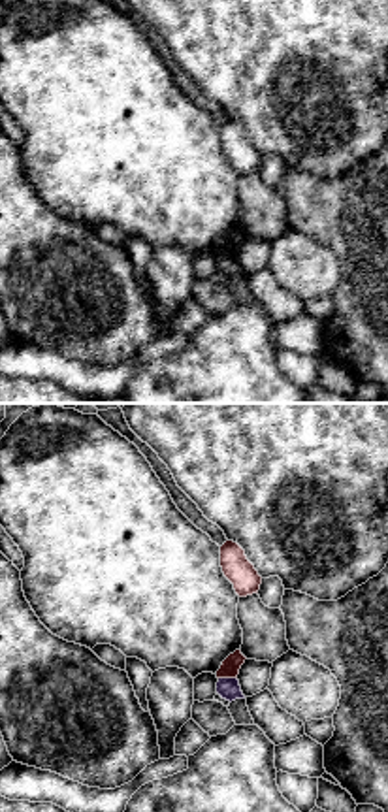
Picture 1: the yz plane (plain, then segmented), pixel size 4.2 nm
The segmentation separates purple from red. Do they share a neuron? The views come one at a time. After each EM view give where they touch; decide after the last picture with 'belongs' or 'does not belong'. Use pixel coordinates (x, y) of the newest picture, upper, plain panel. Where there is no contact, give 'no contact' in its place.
contact (228, 257)

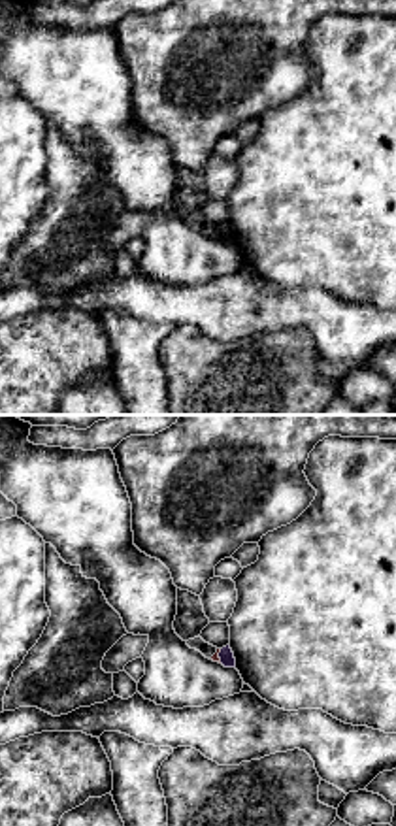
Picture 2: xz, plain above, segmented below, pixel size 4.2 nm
contact (219, 234)

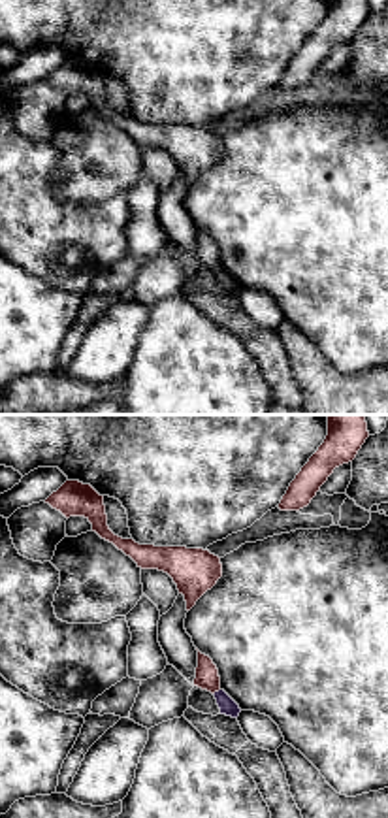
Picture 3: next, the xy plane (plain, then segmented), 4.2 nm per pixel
contact (215, 270)

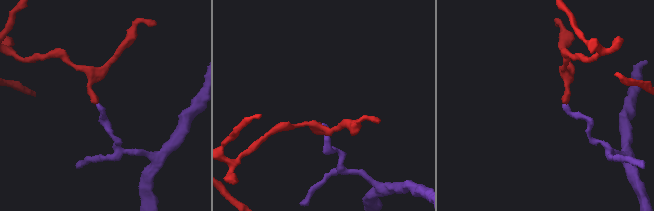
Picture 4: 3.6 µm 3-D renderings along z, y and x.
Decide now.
does not belong

